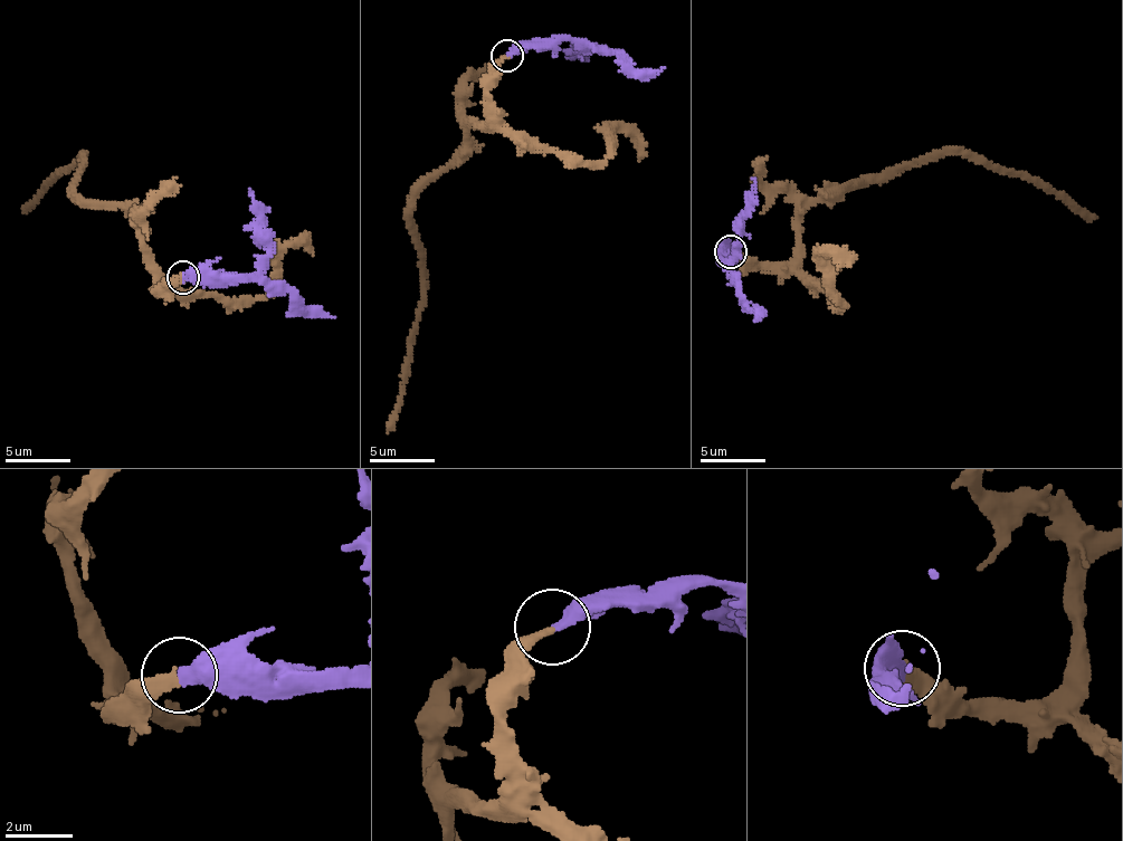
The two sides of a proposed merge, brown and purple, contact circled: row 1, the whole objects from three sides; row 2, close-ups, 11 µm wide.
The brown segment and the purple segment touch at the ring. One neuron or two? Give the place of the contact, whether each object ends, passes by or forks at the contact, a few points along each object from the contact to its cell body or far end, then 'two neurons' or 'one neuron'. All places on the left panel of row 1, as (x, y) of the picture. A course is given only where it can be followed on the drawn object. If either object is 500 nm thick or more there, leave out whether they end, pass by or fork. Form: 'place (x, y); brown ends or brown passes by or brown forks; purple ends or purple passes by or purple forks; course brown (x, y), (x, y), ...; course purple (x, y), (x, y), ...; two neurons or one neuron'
place (182, 277); brown ends; purple ends; course brown (180, 276), (158, 287), (133, 218), (123, 207), (79, 198), (73, 190), (82, 160), (77, 156), (22, 208); course purple (183, 276), (263, 280), (268, 286), (282, 286), (305, 314), (334, 317); one neuron

